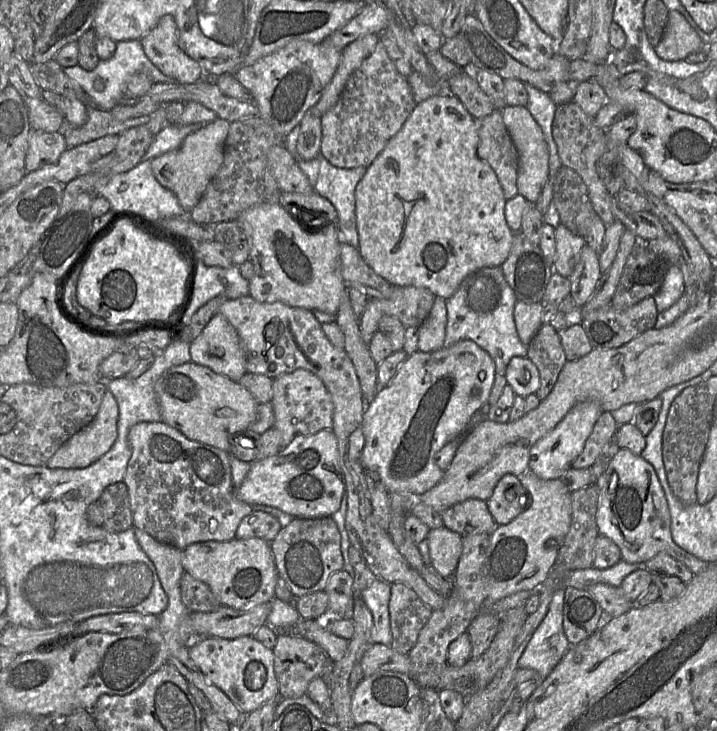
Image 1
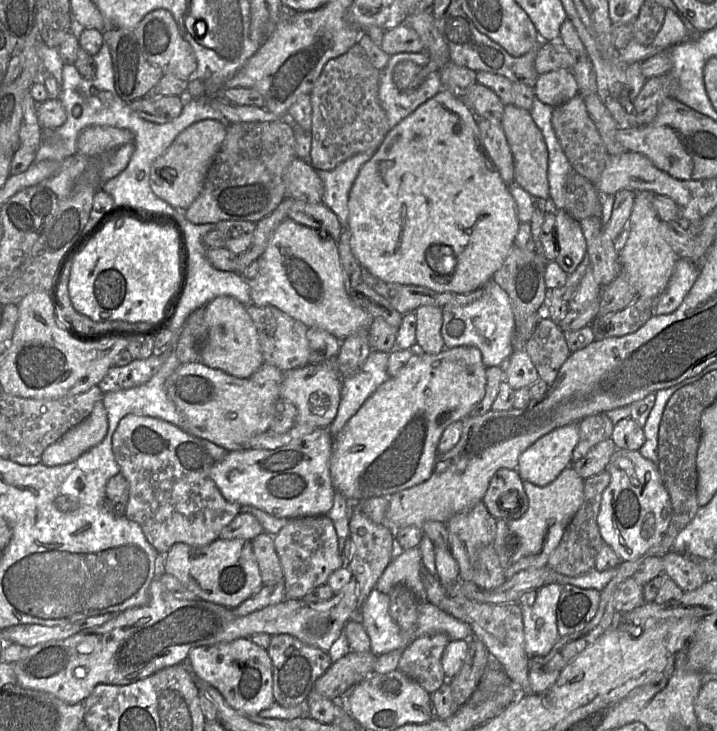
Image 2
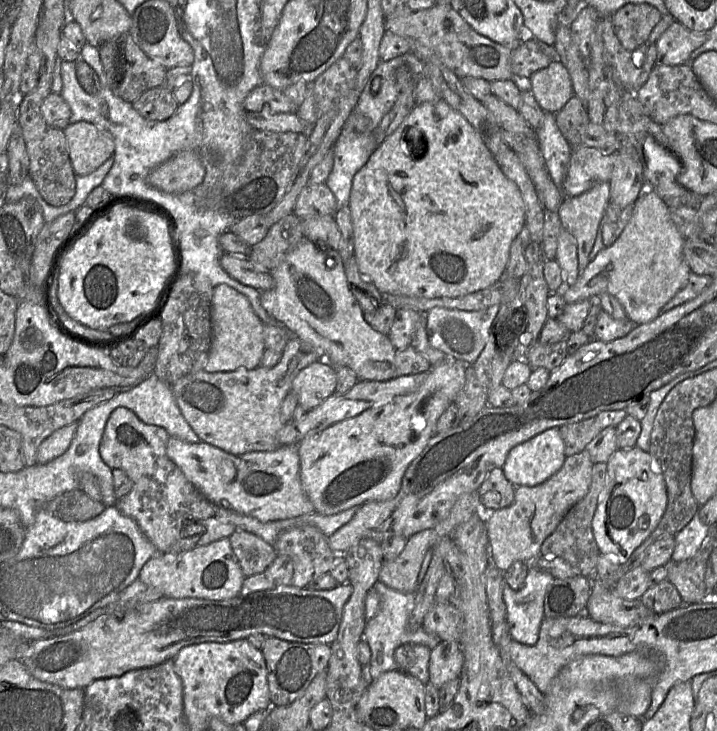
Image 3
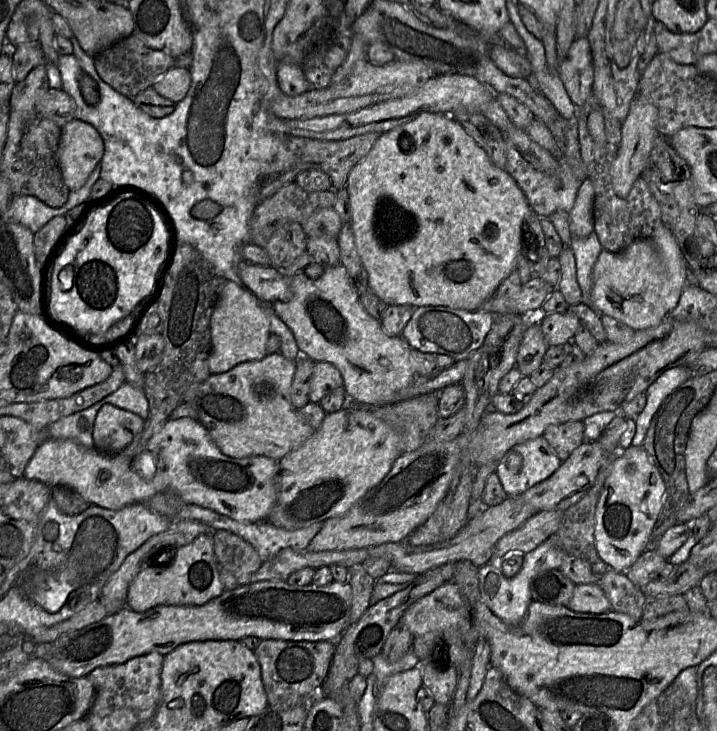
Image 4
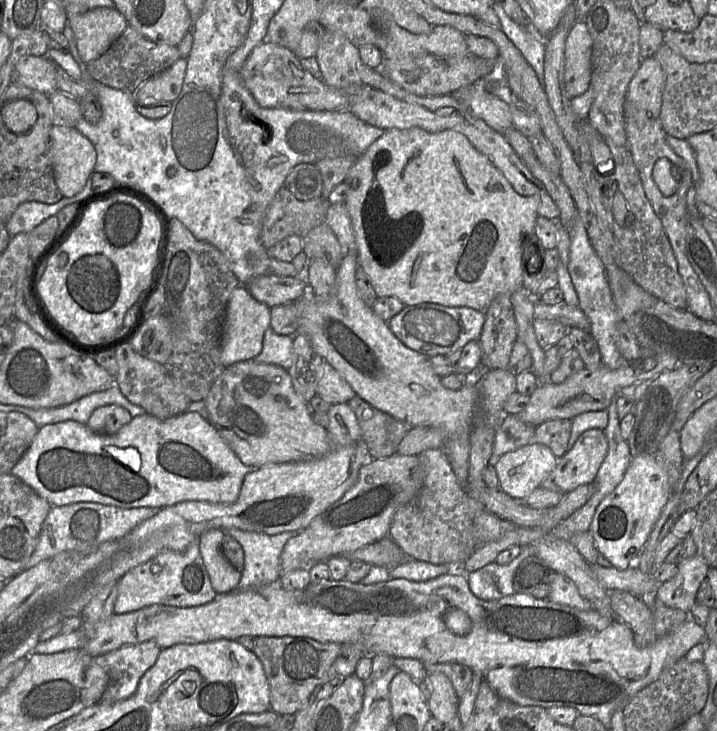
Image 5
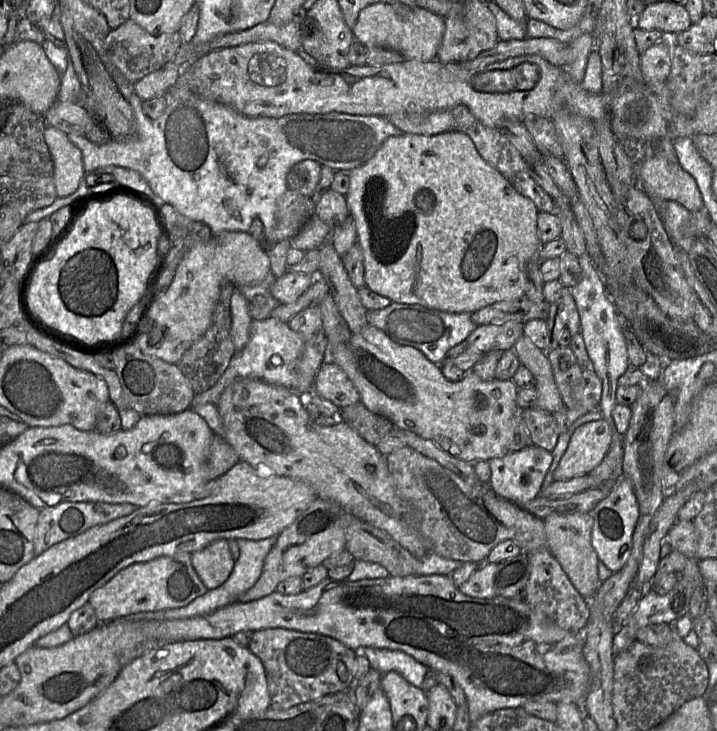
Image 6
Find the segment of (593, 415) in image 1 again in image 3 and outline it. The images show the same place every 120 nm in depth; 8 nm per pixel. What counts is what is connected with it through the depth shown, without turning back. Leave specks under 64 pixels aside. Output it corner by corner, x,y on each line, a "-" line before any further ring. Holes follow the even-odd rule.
551,428
513,447
502,470
515,487
534,487
552,477
565,459
559,428

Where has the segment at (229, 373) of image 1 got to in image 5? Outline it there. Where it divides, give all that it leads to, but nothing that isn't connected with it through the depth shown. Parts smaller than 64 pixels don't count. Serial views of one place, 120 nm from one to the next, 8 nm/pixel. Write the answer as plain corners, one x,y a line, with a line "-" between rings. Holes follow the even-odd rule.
238,285
230,296
225,313
220,348
223,366
227,368
238,362
253,360
259,355
263,347
265,331
271,327
270,322
270,307
255,299
246,285

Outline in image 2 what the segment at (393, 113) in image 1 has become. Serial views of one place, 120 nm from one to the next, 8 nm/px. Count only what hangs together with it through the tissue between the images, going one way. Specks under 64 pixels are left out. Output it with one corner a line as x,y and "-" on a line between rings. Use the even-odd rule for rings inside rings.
355,44
345,54
331,59
310,92
312,106
310,165
316,170
333,170
339,163
367,151
376,151
390,130
378,96
380,70
376,69
364,49

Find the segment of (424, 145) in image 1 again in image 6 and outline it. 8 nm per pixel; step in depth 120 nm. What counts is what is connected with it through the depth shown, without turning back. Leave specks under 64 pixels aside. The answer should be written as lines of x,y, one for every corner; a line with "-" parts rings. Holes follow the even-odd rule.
450,131
436,135
402,133
388,137
371,159
347,172
349,190
346,202
349,217
355,223
357,244
362,250
364,280
374,293
401,304
419,304
446,313
473,313
486,306
502,301
514,301
525,295
527,263
539,255
542,244
537,231
538,209
534,202
521,195
512,184
478,153
473,141
462,132

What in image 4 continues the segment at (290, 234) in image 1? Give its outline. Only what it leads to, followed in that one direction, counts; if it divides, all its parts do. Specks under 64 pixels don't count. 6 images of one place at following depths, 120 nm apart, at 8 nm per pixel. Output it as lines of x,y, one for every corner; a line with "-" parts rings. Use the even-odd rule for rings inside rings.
305,252
282,270
293,296
289,301
271,304
275,314
292,330
301,353
315,362
329,362
342,374
347,396
359,405
382,406
395,403
395,394
417,376
411,359
411,347
400,336
388,335
381,322
370,316
360,302
353,280
341,263
325,267

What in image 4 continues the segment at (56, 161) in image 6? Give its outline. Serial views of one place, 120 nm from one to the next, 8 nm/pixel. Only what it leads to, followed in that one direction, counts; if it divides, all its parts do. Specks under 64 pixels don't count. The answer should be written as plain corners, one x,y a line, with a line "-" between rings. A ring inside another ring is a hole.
73,119
62,127
57,159
63,181
70,191
86,183
103,154
103,139
91,124

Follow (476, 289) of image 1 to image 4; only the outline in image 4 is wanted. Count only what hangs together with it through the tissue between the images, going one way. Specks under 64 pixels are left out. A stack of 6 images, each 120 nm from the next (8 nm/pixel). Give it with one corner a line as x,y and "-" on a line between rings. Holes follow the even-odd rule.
422,306
414,309
400,337
412,349
423,353
444,354
460,361
468,359
481,347
495,319
496,316
485,309
467,311
446,306

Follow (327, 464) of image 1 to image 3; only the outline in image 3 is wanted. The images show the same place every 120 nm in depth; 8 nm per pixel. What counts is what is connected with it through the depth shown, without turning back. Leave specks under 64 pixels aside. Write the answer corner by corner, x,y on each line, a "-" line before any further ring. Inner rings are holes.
170,436
166,453
187,480
216,507
252,516
261,522
285,520
314,512
300,481
300,459
296,445
275,451
229,454
200,441
188,443

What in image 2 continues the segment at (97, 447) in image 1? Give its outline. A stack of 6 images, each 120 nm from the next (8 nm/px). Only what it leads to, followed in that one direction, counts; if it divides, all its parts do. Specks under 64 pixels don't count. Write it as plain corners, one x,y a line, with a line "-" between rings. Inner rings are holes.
100,400
94,405
92,412
84,421
71,428
59,440
45,449
41,462
49,467
73,462
101,443
107,430
107,411

